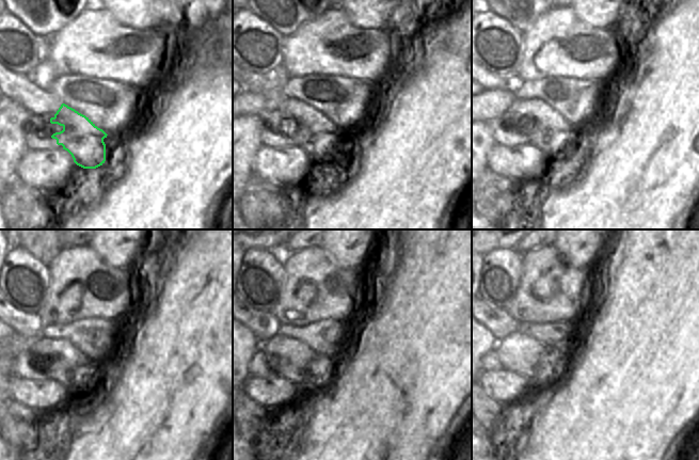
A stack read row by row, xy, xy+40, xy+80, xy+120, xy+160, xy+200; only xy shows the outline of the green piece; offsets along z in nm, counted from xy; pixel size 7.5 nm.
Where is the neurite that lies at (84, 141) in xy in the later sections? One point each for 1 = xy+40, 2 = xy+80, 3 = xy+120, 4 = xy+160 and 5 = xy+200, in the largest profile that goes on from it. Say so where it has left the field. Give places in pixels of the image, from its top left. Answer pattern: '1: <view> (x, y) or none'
1: xy+40 (311, 130)
2: xy+80 (549, 131)
3: xy+120 (59, 360)
4: xy+160 (287, 357)
5: xy+200 (520, 353)

